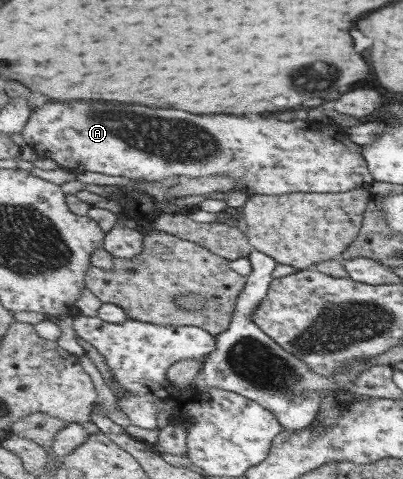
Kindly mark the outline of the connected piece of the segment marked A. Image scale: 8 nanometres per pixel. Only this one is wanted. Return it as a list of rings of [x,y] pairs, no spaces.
[[[80,101],[80,103],[48,103],[48,105],[44,105],[44,107],[40,107],[40,109],[34,109],[33,114],[31,115],[30,120],[28,120],[28,124],[24,128],[22,133],[22,137],[24,141],[32,148],[36,153],[38,153],[39,157],[48,157],[56,160],[60,166],[65,169],[69,169],[70,171],[76,171],[77,173],[83,172],[96,172],[101,174],[106,174],[109,176],[118,176],[118,177],[127,177],[129,179],[137,179],[137,181],[162,181],[168,177],[182,177],[186,180],[193,180],[198,177],[207,177],[208,179],[214,175],[231,175],[237,179],[237,183],[239,183],[236,189],[240,189],[245,194],[248,193],[249,189],[254,189],[257,191],[258,195],[284,195],[288,193],[344,193],[346,191],[354,190],[355,188],[360,188],[362,183],[370,184],[370,181],[373,181],[373,177],[370,177],[370,172],[366,171],[366,164],[364,163],[362,147],[359,144],[355,144],[352,141],[348,141],[346,137],[344,137],[344,133],[342,133],[342,127],[340,127],[340,133],[336,133],[336,129],[332,131],[332,127],[328,129],[328,127],[324,127],[324,125],[316,125],[316,123],[308,123],[308,119],[305,121],[272,121],[272,119],[260,119],[260,121],[252,121],[252,119],[244,119],[244,117],[236,117],[236,115],[192,115],[192,113],[186,113],[186,111],[178,111],[178,109],[152,109],[152,107],[144,107],[144,105],[122,105],[122,103],[106,103],[106,101]]]

